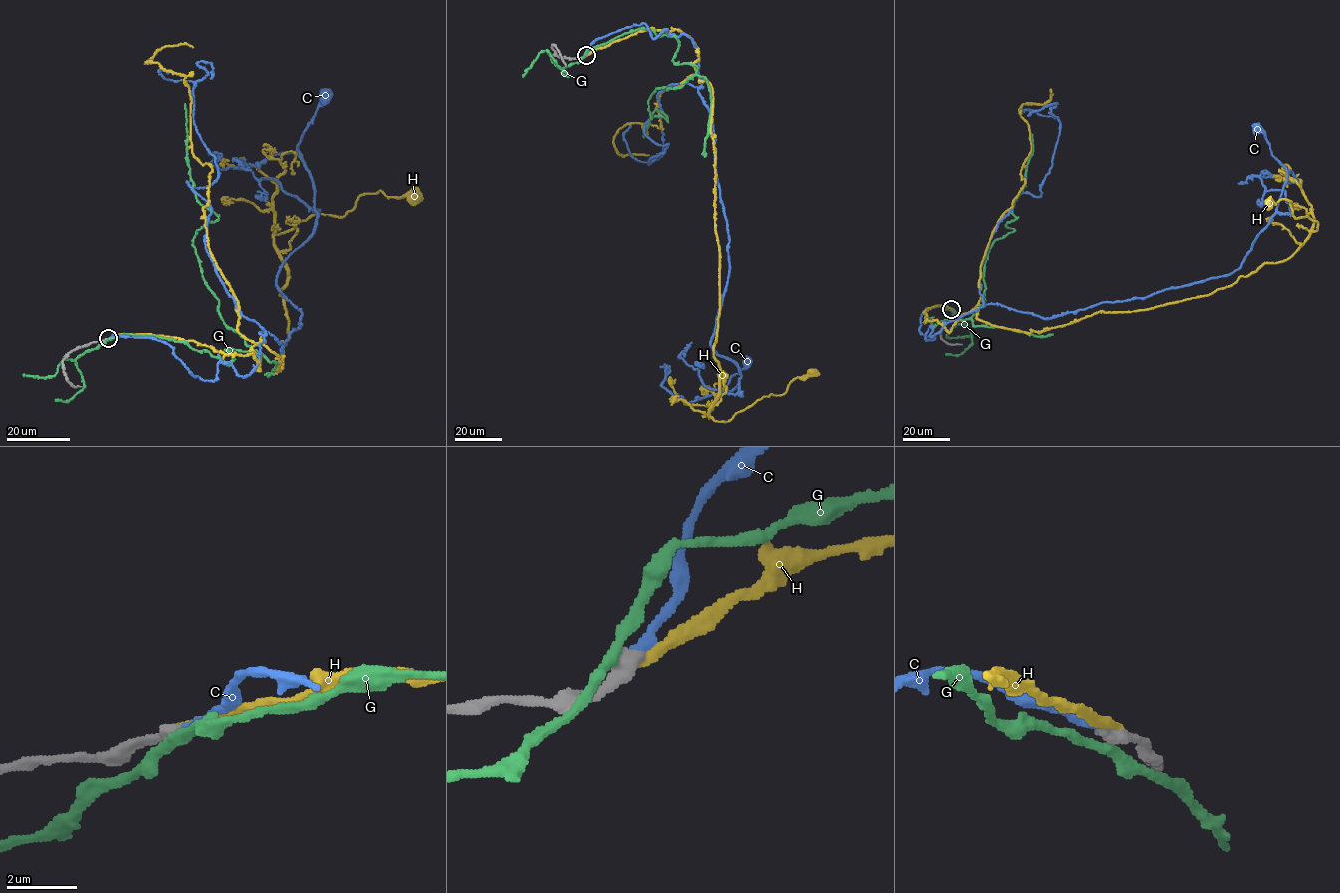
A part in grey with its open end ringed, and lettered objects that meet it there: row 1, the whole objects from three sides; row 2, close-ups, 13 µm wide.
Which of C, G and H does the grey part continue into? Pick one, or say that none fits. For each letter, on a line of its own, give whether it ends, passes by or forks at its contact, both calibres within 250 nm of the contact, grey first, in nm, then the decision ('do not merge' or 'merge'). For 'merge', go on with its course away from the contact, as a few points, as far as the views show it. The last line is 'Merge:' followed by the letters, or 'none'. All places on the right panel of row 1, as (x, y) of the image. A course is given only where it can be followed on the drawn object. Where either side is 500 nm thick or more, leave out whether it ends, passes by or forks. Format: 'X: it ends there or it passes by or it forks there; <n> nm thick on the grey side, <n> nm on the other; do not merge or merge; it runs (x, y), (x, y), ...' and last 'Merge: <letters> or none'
C: it ends there; 480 nm thick on the grey side, 280 nm on the other; merge; it runs (951, 308), (923, 311), (927, 340), (985, 304), (1053, 318), (1229, 274), (1287, 180), (1256, 129)
G: 550 nm thick on the grey side, 280 nm on the other; do not merge
H: 500 nm thick on the grey side, 280 nm on the other; do not merge
Merge: C

